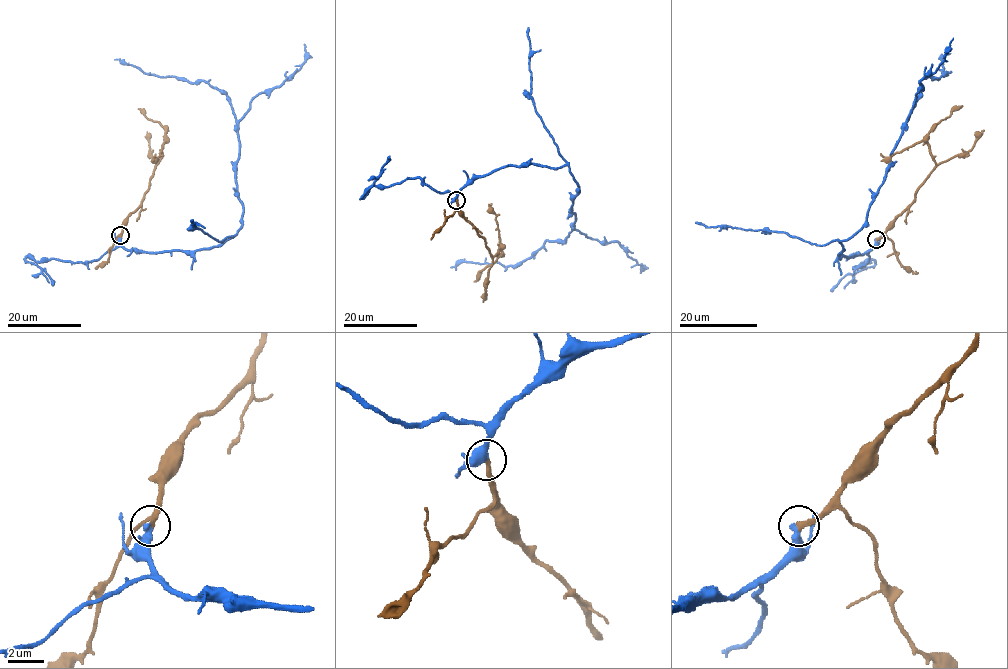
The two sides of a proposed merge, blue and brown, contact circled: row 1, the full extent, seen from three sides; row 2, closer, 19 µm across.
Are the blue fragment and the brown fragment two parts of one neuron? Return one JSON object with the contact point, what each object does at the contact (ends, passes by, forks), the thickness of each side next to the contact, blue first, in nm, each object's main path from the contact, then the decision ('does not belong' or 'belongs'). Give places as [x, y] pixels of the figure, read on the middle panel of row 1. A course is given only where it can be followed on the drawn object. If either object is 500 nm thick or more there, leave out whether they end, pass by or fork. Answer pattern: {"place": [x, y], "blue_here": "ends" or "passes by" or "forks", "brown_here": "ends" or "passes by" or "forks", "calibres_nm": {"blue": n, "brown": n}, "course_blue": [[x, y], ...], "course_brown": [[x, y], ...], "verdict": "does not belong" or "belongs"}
{"place": [456, 200], "blue_here": "ends", "brown_here": "ends", "calibres_nm": {"blue": 340, "brown": 320}, "course_blue": [[456, 200], [479, 177], [529, 164], [568, 165], [579, 193], [563, 241], [546, 240], [511, 266], [451, 267]], "course_brown": [[456, 200], [459, 212], [484, 239], [491, 256], [501, 249], [501, 255], [479, 272], [474, 282]], "verdict": "belongs"}

